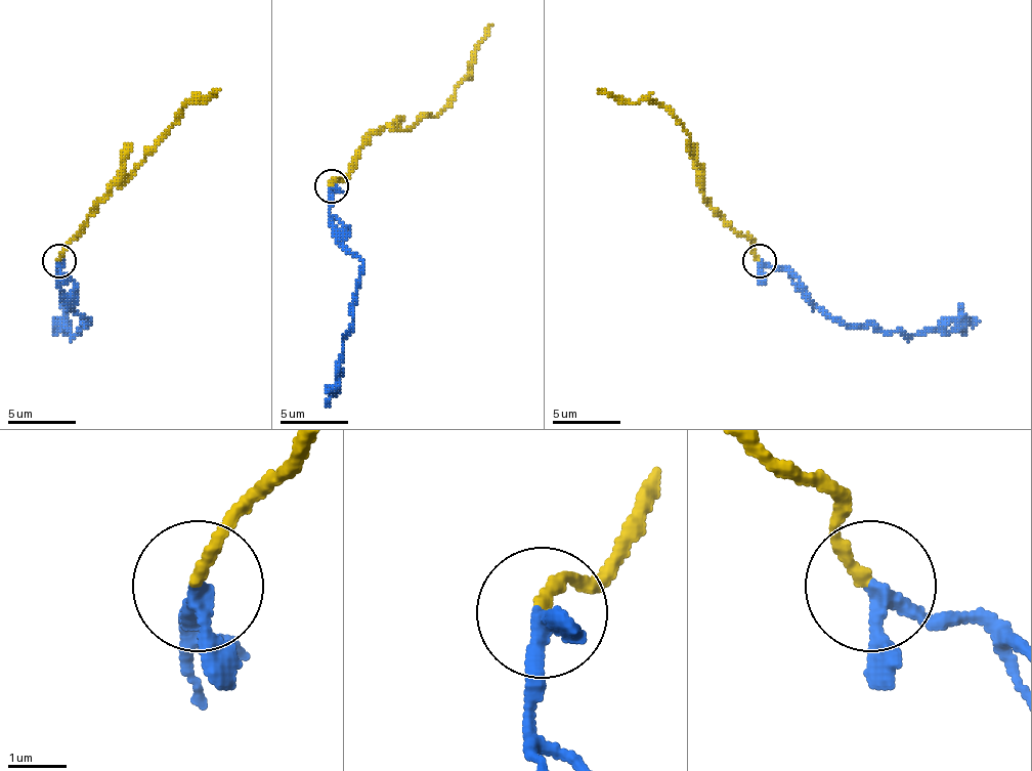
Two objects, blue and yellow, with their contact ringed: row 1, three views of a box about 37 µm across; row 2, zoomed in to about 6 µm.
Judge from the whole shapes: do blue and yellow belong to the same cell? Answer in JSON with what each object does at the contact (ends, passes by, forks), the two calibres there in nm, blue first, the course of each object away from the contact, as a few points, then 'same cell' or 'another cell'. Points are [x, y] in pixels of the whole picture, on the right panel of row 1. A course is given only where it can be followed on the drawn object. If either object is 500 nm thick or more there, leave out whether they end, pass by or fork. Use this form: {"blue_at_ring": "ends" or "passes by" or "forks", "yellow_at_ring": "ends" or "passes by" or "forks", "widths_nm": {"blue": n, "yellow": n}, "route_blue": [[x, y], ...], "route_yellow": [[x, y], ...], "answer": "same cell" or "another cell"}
{"blue_at_ring": "passes by", "yellow_at_ring": "ends", "widths_nm": {"blue": 220, "yellow": 200}, "route_blue": [[758, 260], [782, 266], [806, 297], [836, 320], [908, 335], [958, 331], [979, 320]], "route_yellow": [[758, 260], [751, 243], [703, 195], [703, 168], [693, 158], [690, 134], [656, 103], [618, 103], [598, 89]], "answer": "same cell"}

